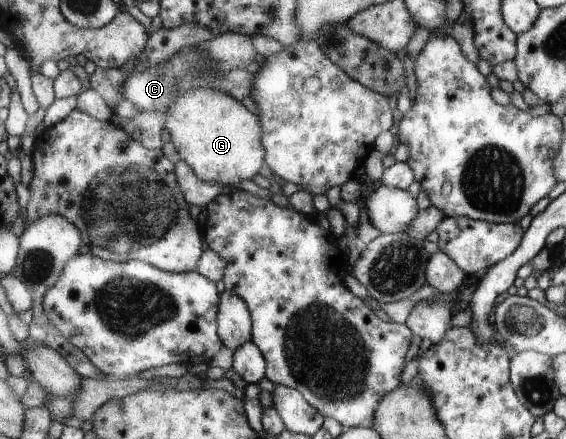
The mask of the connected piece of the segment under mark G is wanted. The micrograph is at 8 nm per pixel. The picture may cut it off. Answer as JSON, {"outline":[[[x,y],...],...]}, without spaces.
{"outline":[[[198,87],[183,92],[164,117],[170,142],[200,180],[233,187],[237,181],[252,180],[264,164],[258,118],[224,91]]]}

